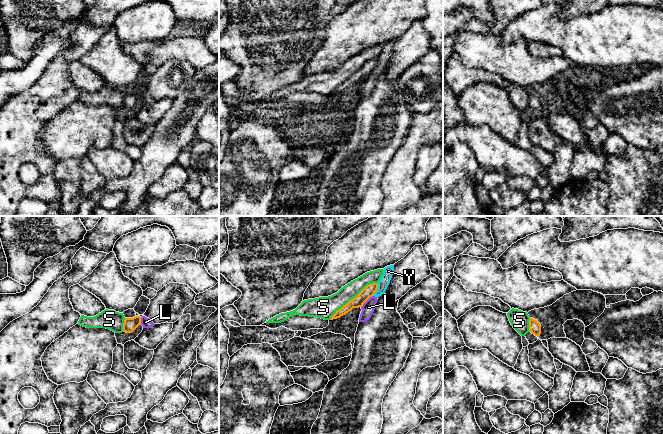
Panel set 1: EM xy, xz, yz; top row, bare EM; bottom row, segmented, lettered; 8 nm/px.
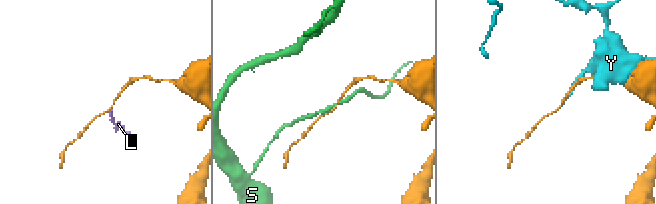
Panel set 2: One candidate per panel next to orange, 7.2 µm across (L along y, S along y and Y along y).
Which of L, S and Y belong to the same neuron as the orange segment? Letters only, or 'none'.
none

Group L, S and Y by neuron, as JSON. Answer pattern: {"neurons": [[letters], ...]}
{"neurons": [["L", "Y"], ["S"]]}

